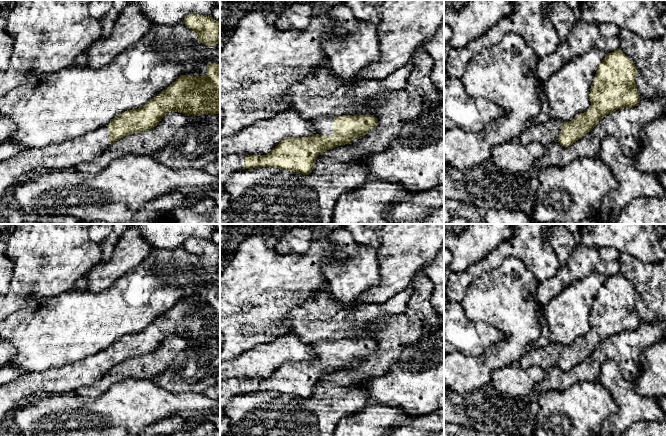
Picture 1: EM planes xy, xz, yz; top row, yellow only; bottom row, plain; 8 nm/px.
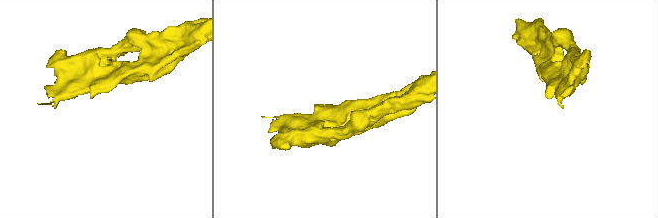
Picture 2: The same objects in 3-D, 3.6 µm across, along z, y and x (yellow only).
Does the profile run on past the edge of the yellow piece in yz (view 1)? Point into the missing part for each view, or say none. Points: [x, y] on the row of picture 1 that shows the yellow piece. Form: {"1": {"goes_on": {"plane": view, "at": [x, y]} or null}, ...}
{"1": {"goes_on": null}}

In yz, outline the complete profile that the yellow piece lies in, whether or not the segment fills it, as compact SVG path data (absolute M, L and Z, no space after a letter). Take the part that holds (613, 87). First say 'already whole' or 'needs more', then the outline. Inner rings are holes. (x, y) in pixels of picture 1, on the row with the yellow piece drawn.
already whole; M618 49L608 53L598 66L591 89L589 109L572 121L563 122L558 142L564 147L589 133L607 114L624 107L635 107L640 96L635 85L634 62Z

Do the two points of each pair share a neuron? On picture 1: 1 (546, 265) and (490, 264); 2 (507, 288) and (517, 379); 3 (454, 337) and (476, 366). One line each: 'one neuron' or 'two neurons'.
1: one neuron
2: two neurons
3: two neurons

